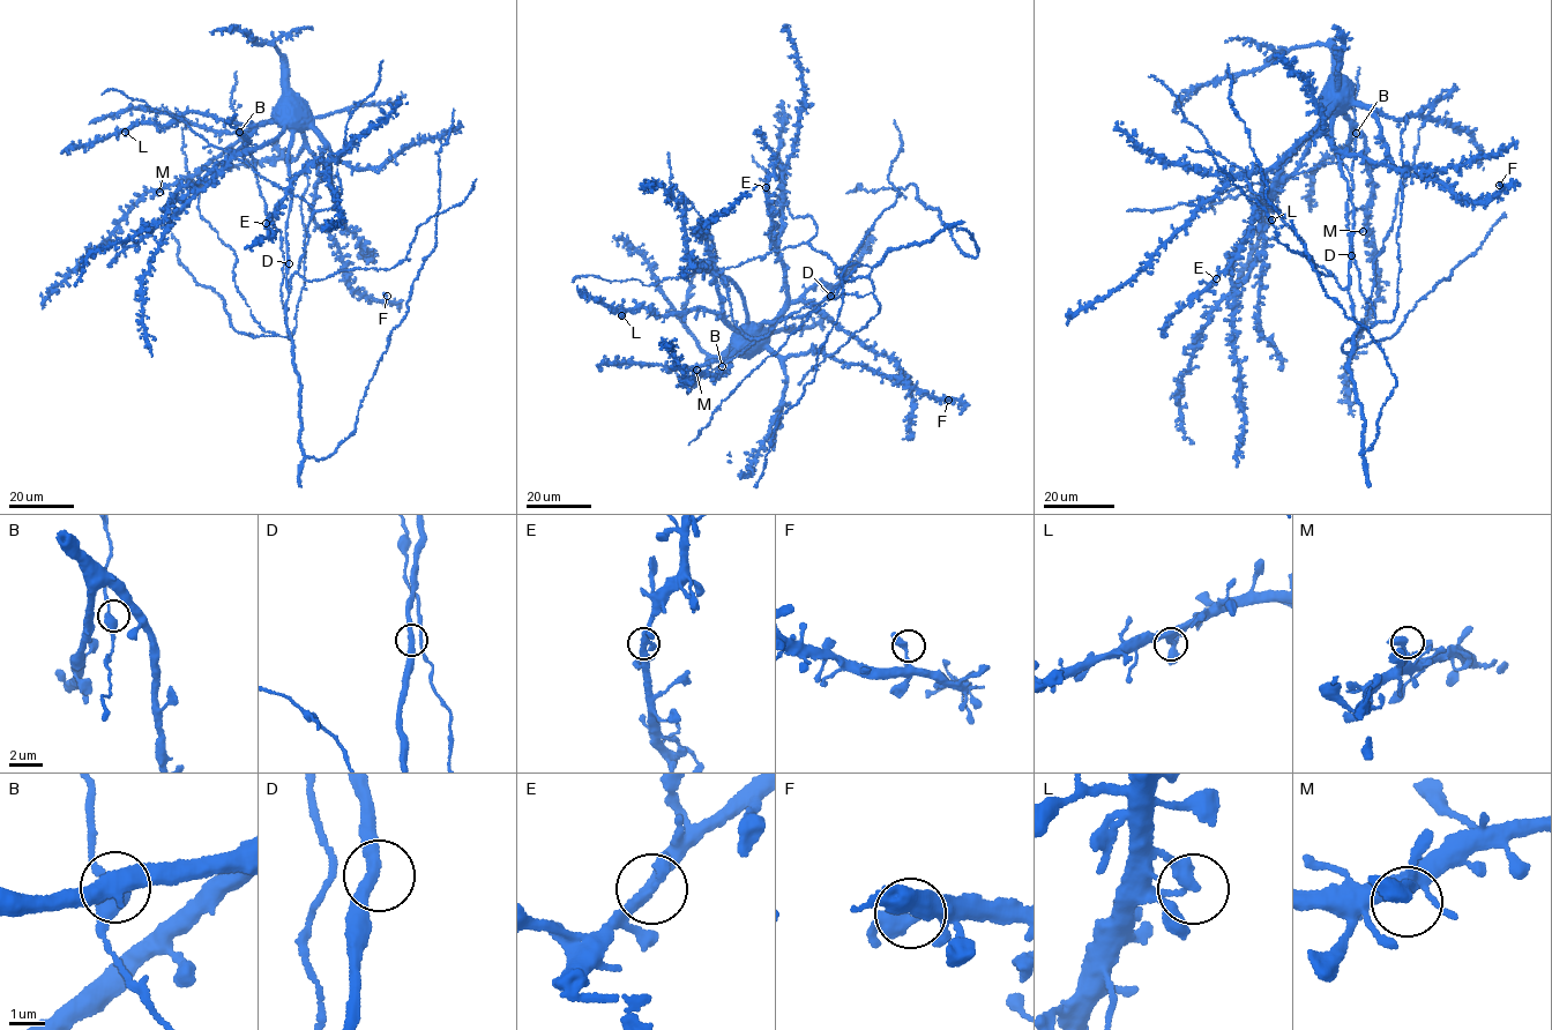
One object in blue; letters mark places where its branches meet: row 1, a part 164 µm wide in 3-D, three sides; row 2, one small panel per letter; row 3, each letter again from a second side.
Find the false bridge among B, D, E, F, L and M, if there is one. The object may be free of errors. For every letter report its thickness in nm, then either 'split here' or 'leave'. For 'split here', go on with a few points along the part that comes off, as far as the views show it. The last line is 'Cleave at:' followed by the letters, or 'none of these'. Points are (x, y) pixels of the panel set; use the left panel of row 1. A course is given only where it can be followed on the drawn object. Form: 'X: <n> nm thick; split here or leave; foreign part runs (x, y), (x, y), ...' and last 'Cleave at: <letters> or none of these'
B: 440 nm thick; leave
D: 320 nm thick; leave
E: 360 nm thick; leave
F: 360 nm thick; leave
L: 320 nm thick; leave
M: 320 nm thick; leave
Cleave at: none of these

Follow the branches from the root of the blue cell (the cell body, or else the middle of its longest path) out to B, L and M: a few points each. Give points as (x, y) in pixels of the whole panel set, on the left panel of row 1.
B: (295, 107), (275, 120), (239, 132)
L: (295, 107), (280, 120), (258, 124), (187, 111), (165, 125), (139, 122), (125, 132)
M: (295, 107), (275, 120), (262, 122), (195, 173), (159, 192)

